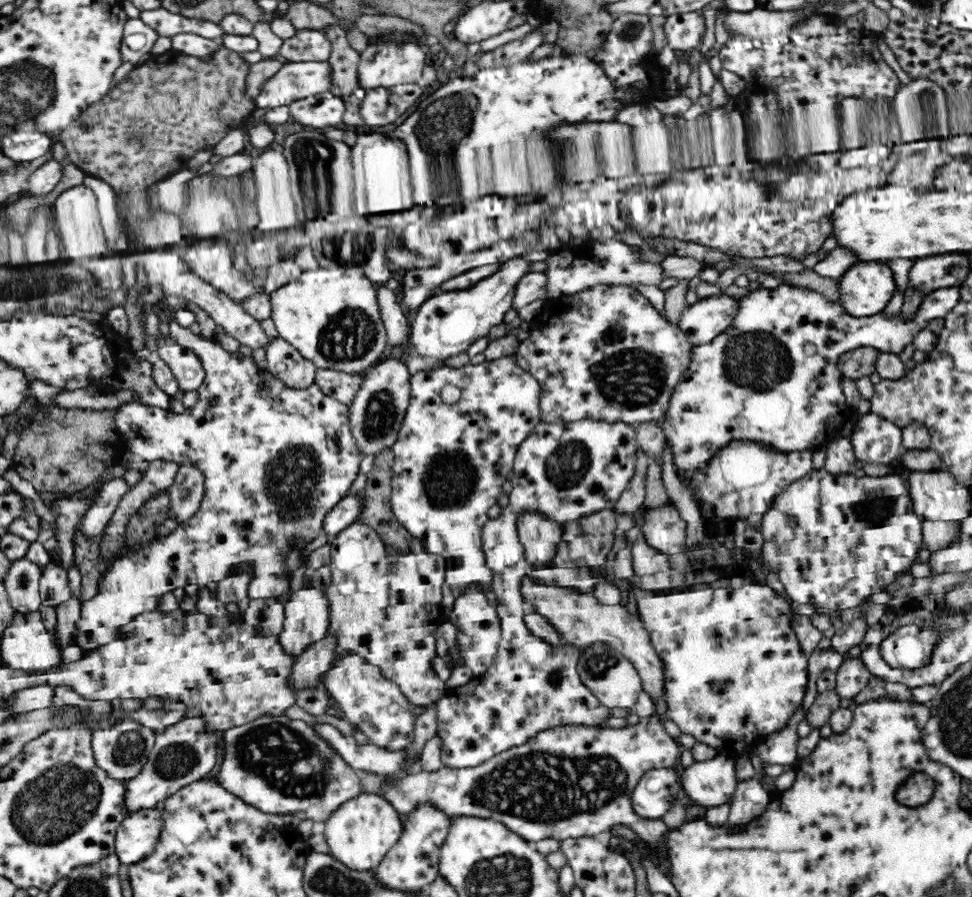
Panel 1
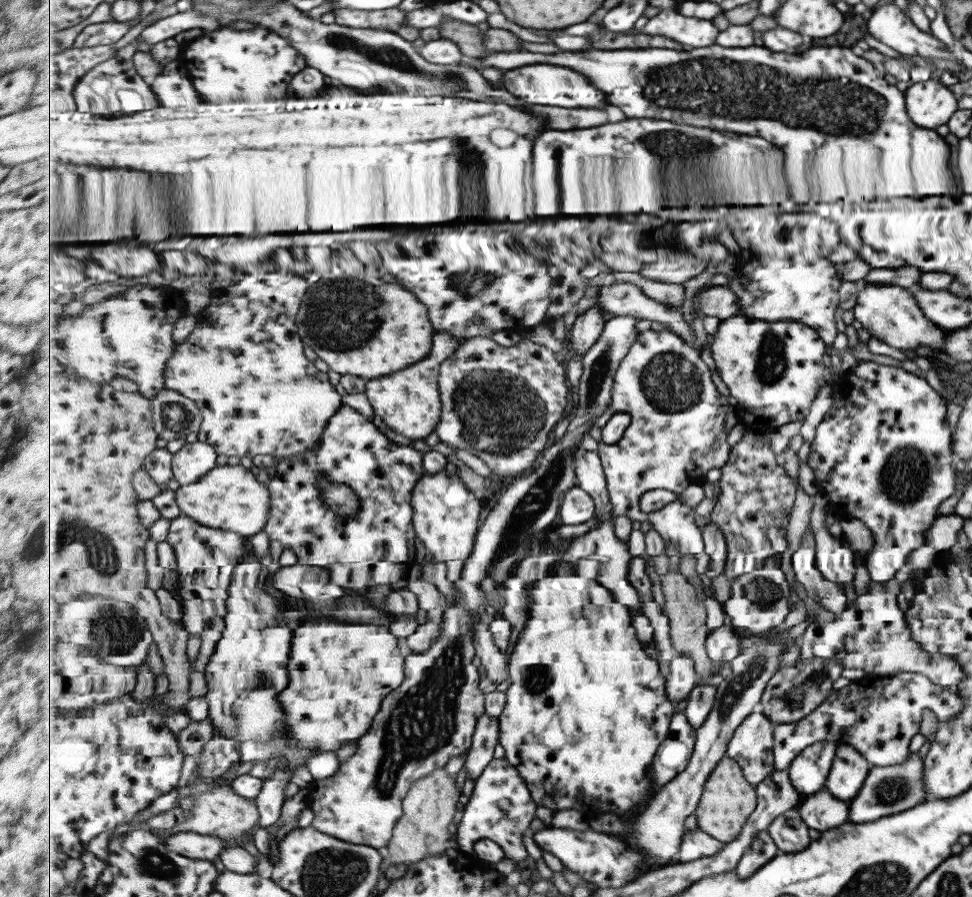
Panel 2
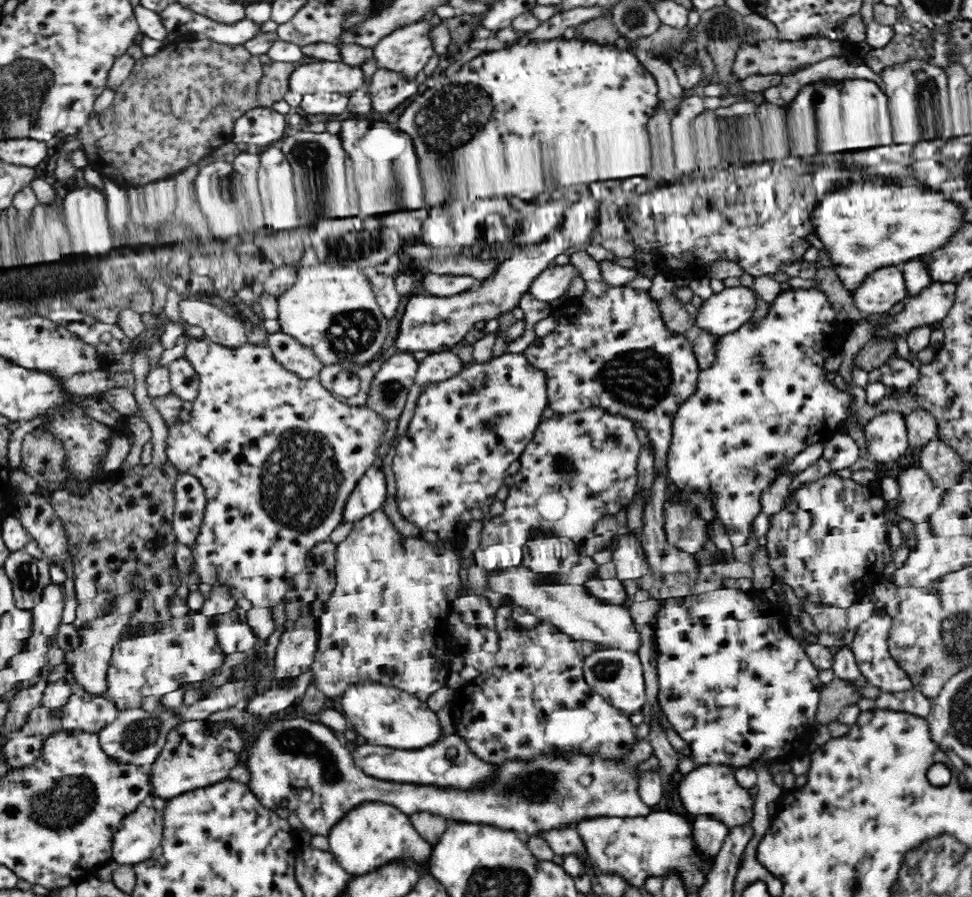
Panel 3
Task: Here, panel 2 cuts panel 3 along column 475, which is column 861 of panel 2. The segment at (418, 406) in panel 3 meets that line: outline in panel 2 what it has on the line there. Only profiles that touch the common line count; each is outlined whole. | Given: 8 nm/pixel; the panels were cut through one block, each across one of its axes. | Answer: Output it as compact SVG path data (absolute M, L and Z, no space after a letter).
M859 361L857 366L850 372L837 377L837 380L831 384L833 398L841 400L845 410L828 410L815 429L815 436L807 452L807 466L814 472L814 486L827 496L827 512L834 514L837 519L857 518L870 530L872 534L871 551L867 553L866 568L869 578L873 582L887 582L894 578L895 572L907 563L907 556L925 544L923 534L927 528L933 524L937 518L938 505L947 500L955 492L955 469L954 461L951 456L951 430L945 419L945 401L937 394L931 386L921 376L909 374L902 368L893 368L893 366L880 366L875 362Z

